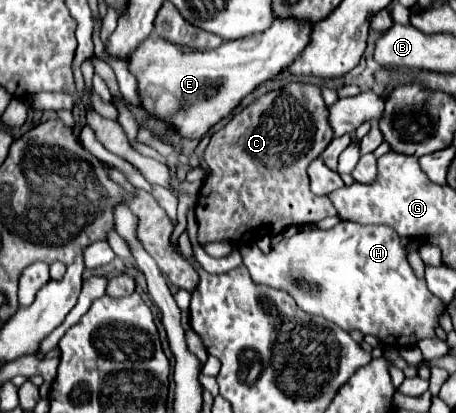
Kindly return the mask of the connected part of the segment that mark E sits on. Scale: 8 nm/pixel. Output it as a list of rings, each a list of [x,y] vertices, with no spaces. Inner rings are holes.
[[[277,18],[267,32],[223,42],[211,52],[183,50],[151,32],[129,56],[129,70],[137,78],[141,106],[151,116],[171,120],[185,138],[201,138],[213,124],[225,118],[243,96],[287,70],[311,40],[311,30],[313,26],[305,20]],[[163,110],[171,110],[171,116]]]

